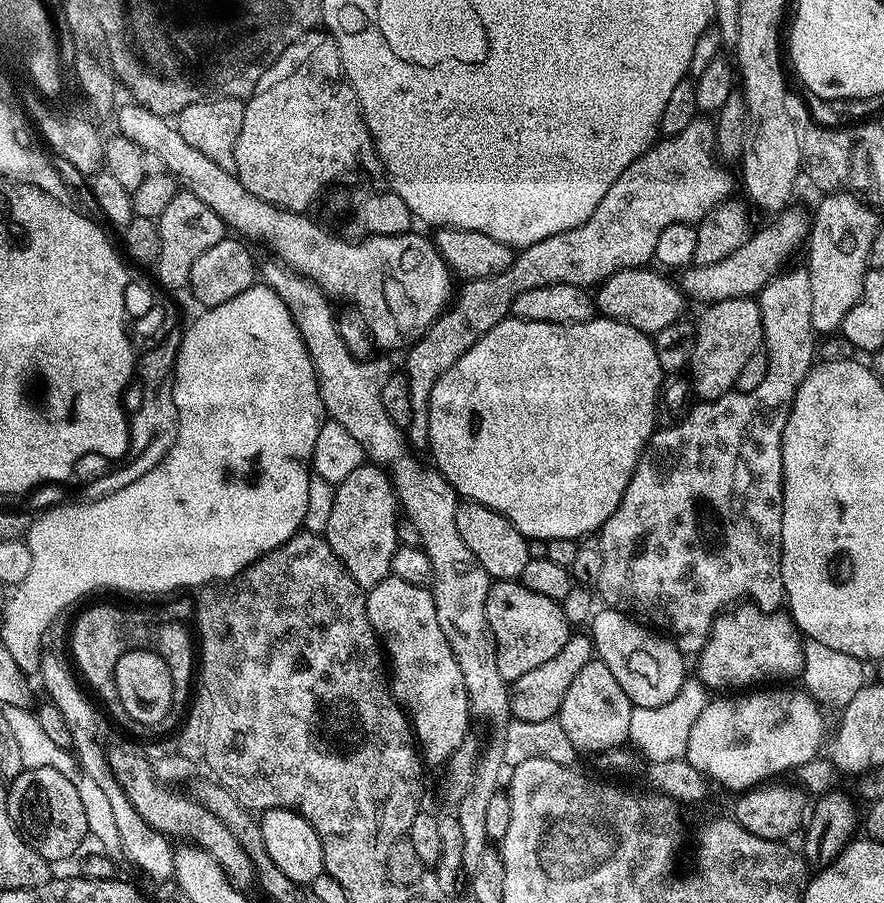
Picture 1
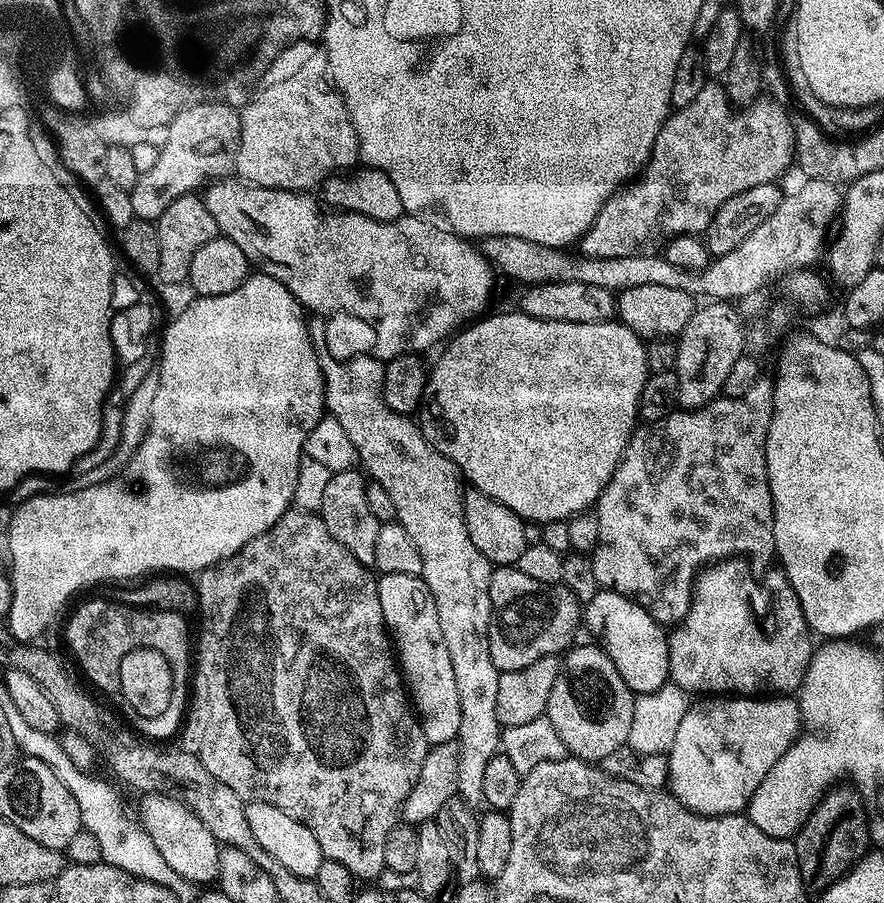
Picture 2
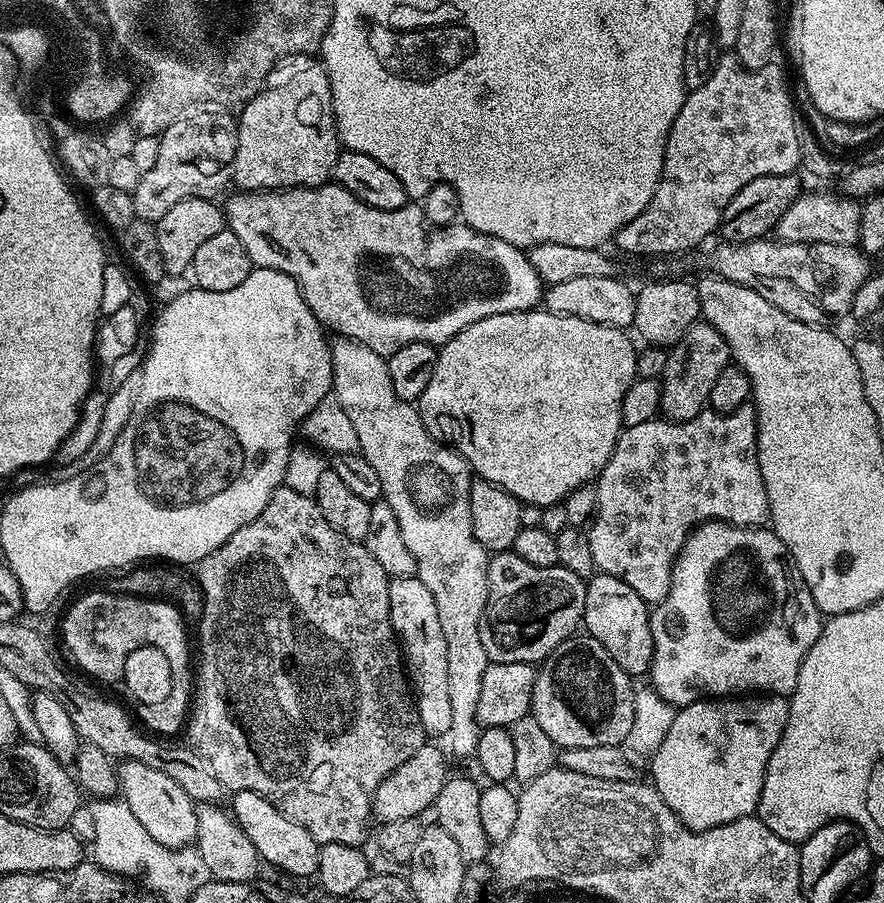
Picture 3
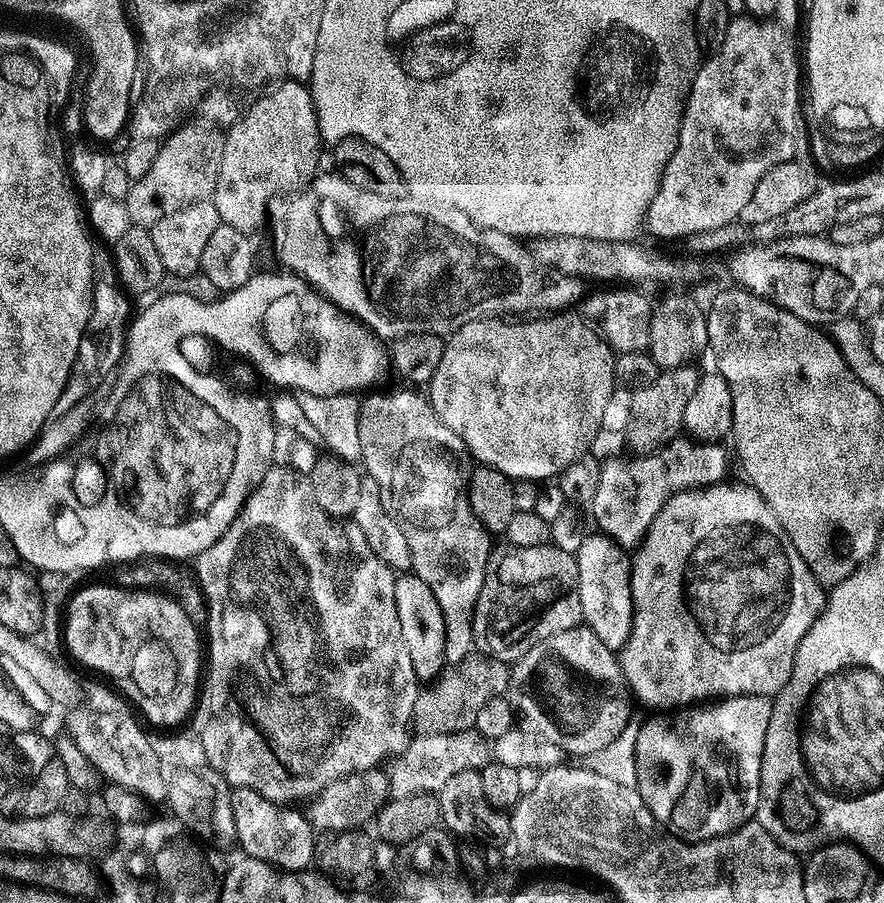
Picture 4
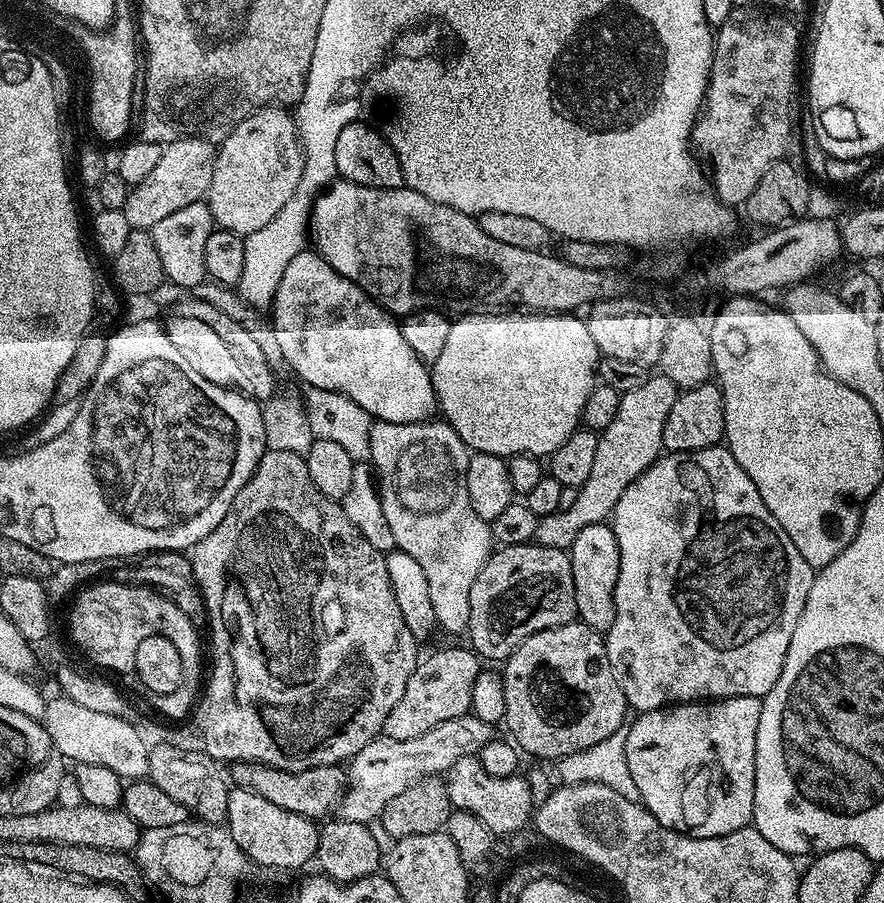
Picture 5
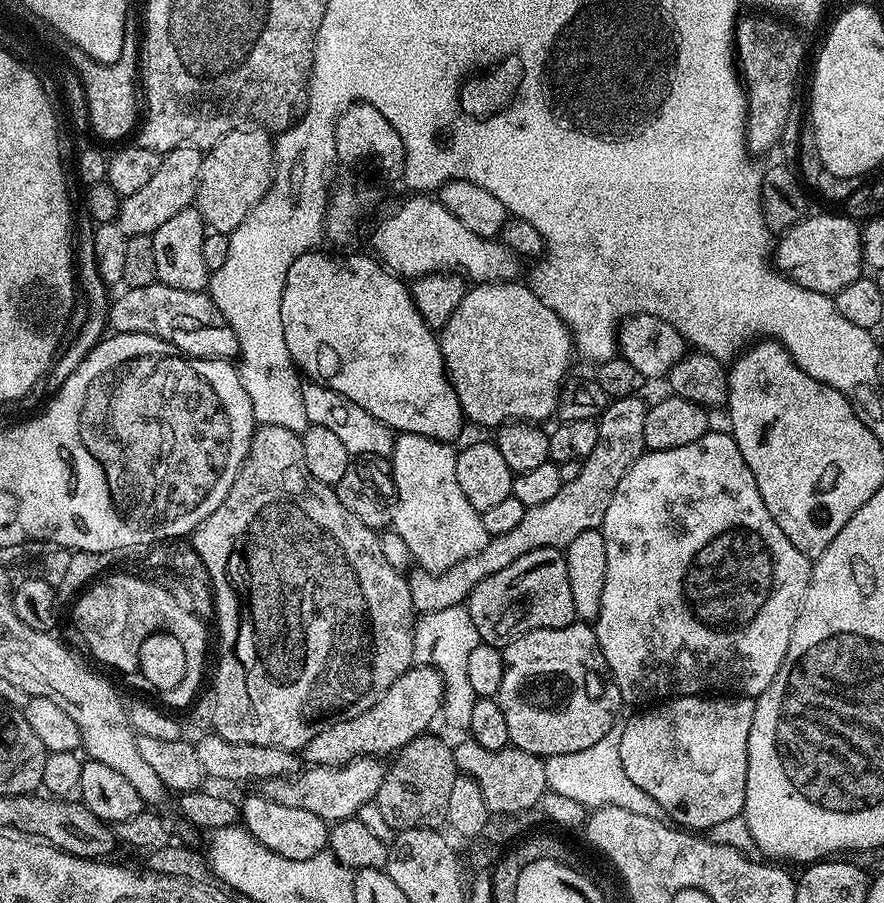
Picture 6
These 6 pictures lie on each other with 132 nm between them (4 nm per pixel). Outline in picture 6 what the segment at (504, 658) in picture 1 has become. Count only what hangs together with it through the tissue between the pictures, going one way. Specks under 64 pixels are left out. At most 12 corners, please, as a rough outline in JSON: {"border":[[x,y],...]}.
{"border":[[539,548],[472,587],[486,644],[576,620],[564,554]]}

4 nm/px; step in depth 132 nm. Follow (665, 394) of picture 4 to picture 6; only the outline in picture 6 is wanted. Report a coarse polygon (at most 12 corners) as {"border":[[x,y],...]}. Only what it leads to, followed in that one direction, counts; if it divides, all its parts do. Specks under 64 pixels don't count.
{"border":[[609,403],[578,478],[448,572],[409,571],[413,609],[461,606],[482,578],[599,529],[646,451],[649,405]]}

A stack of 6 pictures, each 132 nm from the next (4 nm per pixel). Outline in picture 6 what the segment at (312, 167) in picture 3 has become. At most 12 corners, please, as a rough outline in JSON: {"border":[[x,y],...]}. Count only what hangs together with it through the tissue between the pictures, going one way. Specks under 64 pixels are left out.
{"border":[[226,134],[204,152],[194,204],[231,234],[272,184],[274,140]]}

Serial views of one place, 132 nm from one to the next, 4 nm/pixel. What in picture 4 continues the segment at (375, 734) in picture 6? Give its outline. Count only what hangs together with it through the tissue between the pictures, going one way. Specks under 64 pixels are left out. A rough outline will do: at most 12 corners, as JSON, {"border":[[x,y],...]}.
{"border":[[473,654],[416,697],[420,734],[475,729],[510,668]]}

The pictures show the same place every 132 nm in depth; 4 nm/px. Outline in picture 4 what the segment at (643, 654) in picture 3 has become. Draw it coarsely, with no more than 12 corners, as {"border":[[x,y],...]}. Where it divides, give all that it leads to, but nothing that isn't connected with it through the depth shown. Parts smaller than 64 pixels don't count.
{"border":[[603,534],[575,557],[583,627],[632,636],[632,562]]}

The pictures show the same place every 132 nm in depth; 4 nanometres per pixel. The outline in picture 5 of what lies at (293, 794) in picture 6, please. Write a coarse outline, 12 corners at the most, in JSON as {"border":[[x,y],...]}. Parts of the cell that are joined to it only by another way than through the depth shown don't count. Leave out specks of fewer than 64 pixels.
{"border":[[471,714],[418,738],[383,734],[347,765],[339,819],[371,824],[424,776],[477,755]]}

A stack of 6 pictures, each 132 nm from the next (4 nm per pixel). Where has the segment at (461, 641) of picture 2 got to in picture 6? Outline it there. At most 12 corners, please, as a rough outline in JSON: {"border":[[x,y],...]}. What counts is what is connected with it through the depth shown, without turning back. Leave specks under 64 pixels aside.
{"border":[[399,433],[391,527],[425,572],[490,537],[451,443]]}

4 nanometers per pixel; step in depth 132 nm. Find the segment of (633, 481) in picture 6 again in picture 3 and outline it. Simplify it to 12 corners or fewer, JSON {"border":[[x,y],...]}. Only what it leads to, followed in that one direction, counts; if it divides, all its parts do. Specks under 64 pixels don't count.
{"border":[[707,520],[651,609],[673,706],[787,697],[822,613],[764,526]]}

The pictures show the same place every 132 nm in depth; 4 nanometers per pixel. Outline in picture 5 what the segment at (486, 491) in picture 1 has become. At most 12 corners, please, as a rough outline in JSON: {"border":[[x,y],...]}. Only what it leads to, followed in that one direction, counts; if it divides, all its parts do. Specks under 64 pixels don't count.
{"border":[[464,314],[430,366],[472,452],[547,458],[602,357],[579,315]]}

